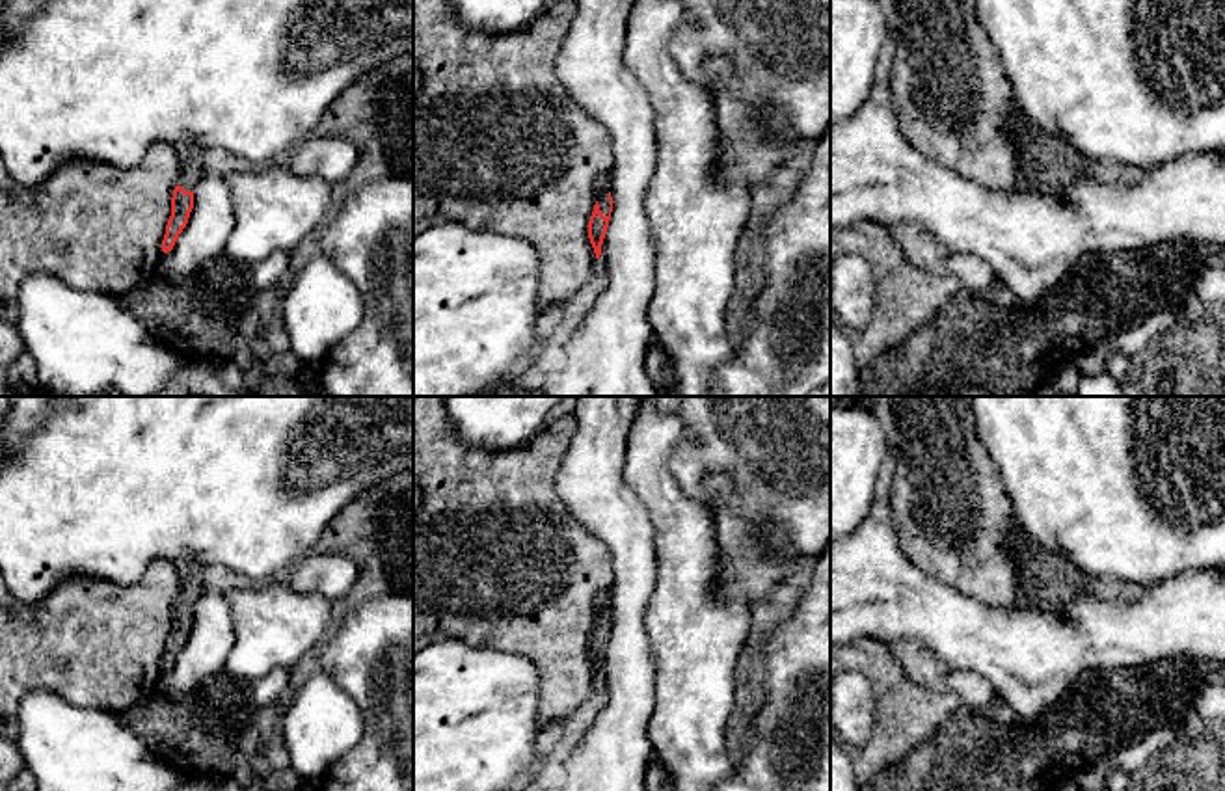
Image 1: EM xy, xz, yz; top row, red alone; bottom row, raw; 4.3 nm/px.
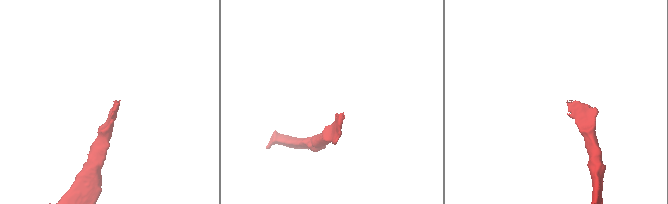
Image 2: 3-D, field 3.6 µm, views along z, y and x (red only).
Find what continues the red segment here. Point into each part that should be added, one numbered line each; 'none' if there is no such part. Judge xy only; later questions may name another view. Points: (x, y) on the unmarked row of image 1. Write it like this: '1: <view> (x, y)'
1: xy (192, 574)

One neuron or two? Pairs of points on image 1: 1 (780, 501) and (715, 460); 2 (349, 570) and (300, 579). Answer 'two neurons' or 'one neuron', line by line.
1: one neuron
2: one neuron

